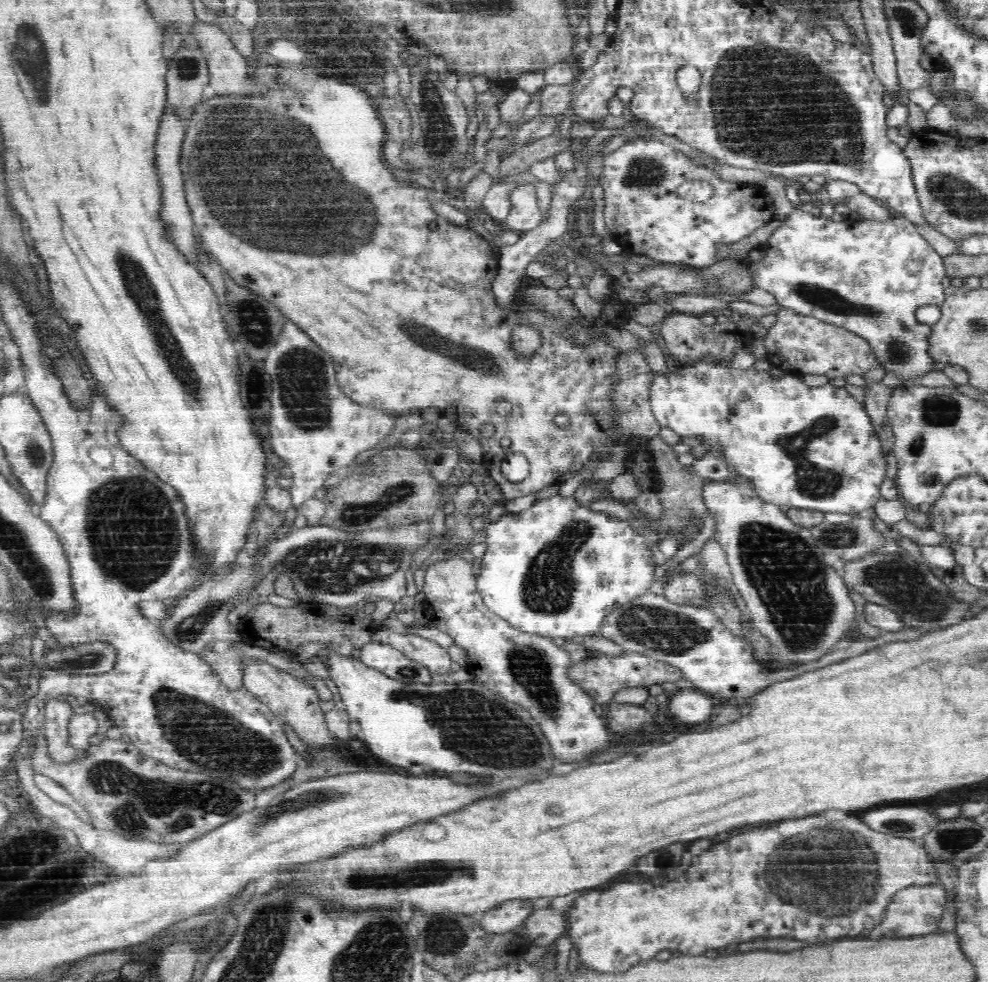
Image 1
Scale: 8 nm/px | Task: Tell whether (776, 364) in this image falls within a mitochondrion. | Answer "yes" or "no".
no

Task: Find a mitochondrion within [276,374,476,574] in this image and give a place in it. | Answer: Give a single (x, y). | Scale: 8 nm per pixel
(396, 493)

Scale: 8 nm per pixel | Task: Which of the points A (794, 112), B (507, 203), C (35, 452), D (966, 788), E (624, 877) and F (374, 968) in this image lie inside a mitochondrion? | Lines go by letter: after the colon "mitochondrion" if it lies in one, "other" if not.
A: mitochondrion
B: other
C: mitochondrion
D: other
E: other
F: mitochondrion

